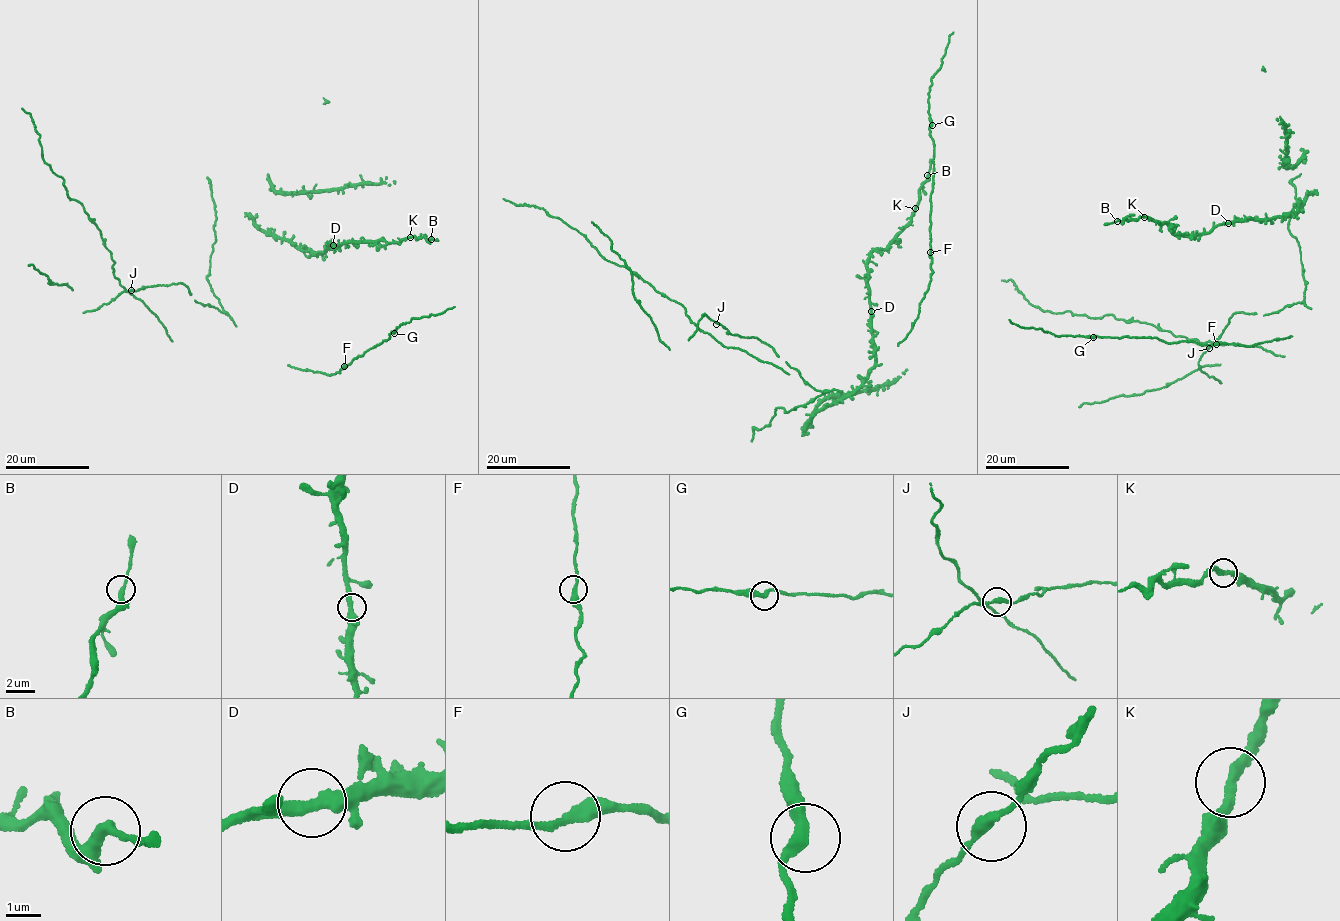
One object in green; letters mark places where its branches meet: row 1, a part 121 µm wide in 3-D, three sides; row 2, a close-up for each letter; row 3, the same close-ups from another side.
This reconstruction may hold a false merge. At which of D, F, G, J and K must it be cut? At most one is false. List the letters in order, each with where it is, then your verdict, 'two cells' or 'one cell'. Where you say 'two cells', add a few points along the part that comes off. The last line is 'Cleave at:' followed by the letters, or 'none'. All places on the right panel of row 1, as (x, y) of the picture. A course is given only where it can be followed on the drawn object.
D: place (1228, 223); one cell
F: place (1216, 344); one cell
G: place (1093, 337); one cell
J: place (1209, 348); one cell
K: place (1144, 217); one cell
Cleave at: none

